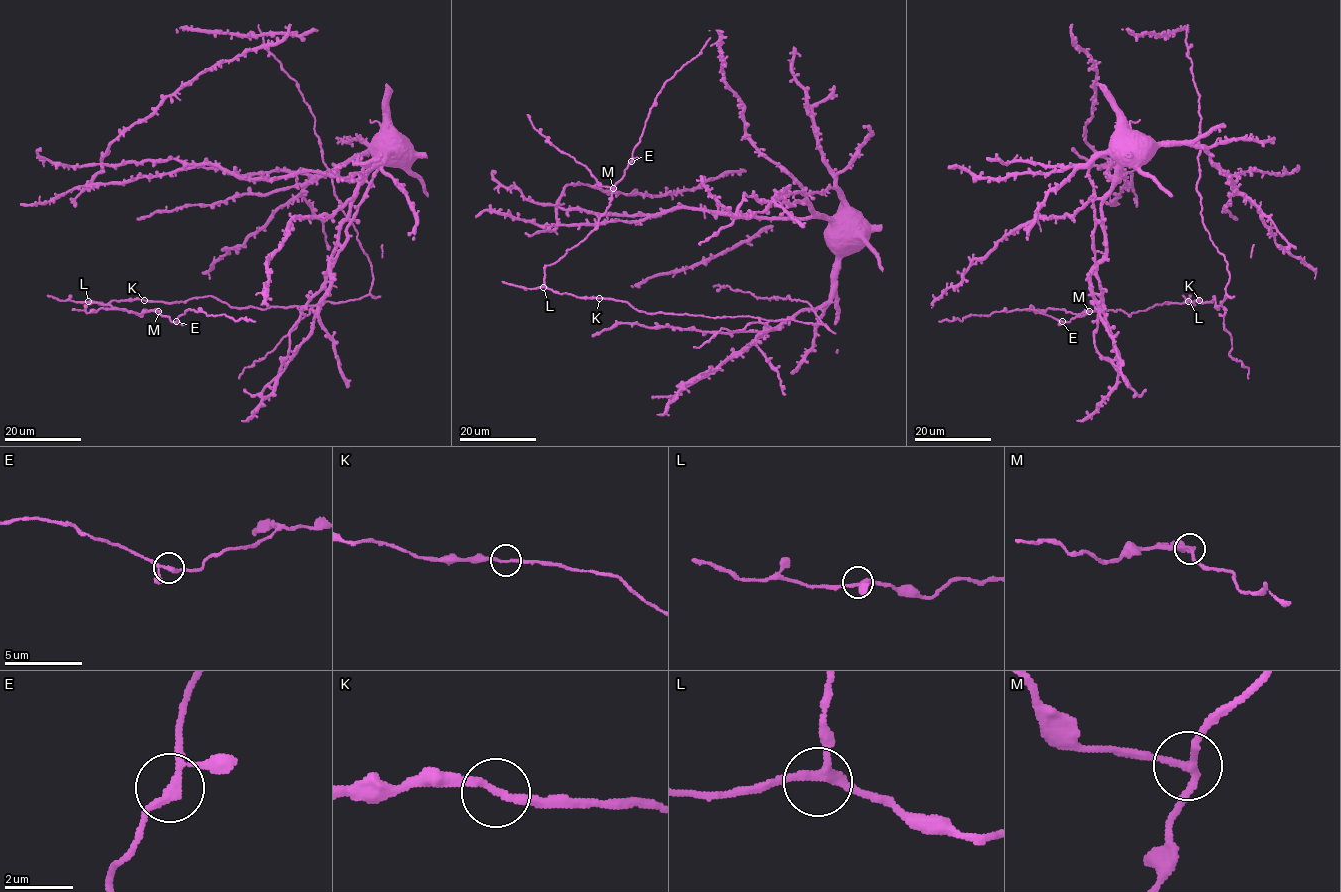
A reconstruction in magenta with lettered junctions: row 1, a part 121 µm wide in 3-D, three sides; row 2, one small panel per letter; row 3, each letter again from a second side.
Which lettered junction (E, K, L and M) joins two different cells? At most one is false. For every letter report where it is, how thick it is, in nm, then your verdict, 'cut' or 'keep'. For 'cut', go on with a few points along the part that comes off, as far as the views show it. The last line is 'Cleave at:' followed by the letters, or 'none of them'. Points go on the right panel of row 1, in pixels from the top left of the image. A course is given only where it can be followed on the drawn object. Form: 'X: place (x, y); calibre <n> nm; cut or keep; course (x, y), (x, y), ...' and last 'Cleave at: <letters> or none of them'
E: place (1062, 321); calibre 200 nm; keep
K: place (1199, 300); calibre 200 nm; keep
L: place (1188, 301); calibre 240 nm; keep
M: place (1089, 311); calibre 190 nm; cut; course (1089, 311), (1071, 313), (1047, 308), (1035, 312), (1015, 310)
Cleave at: M

